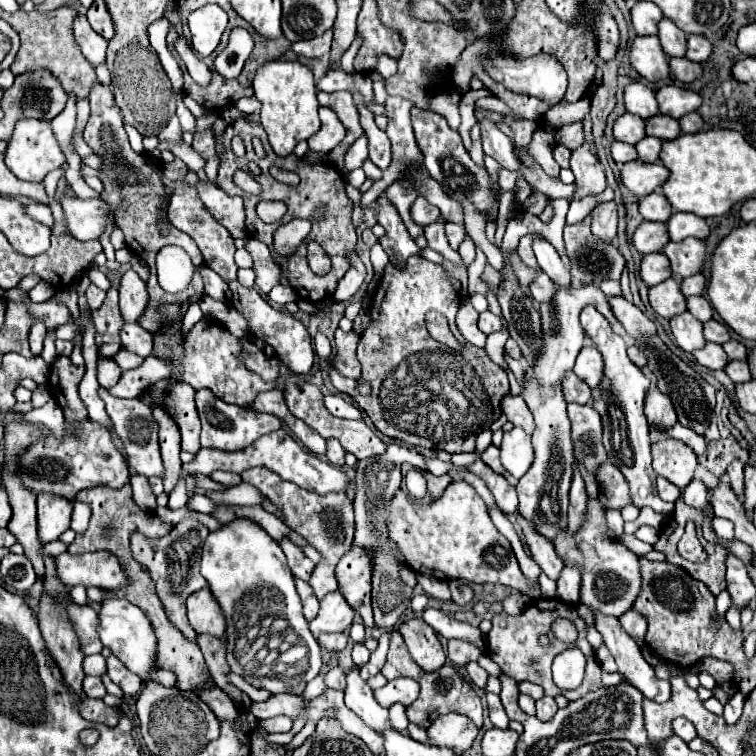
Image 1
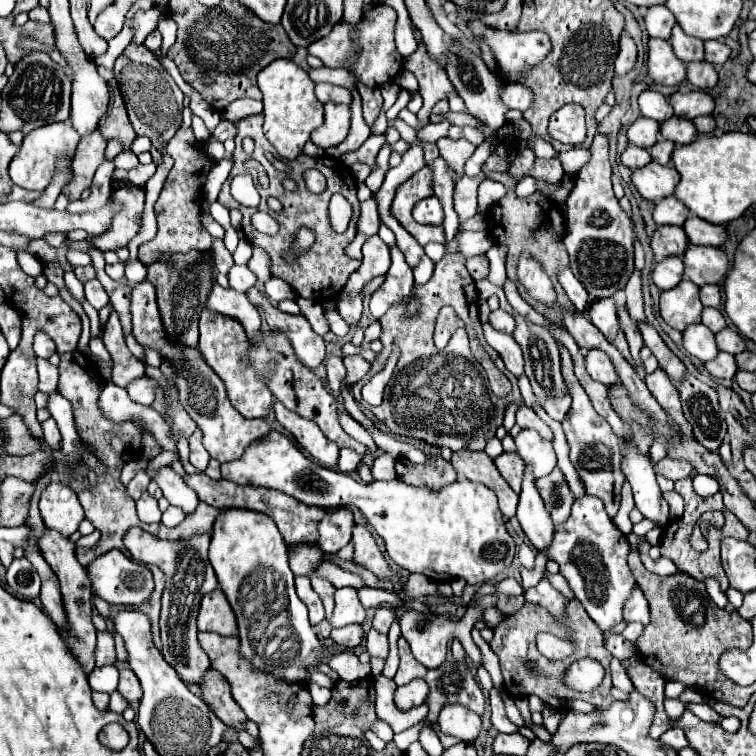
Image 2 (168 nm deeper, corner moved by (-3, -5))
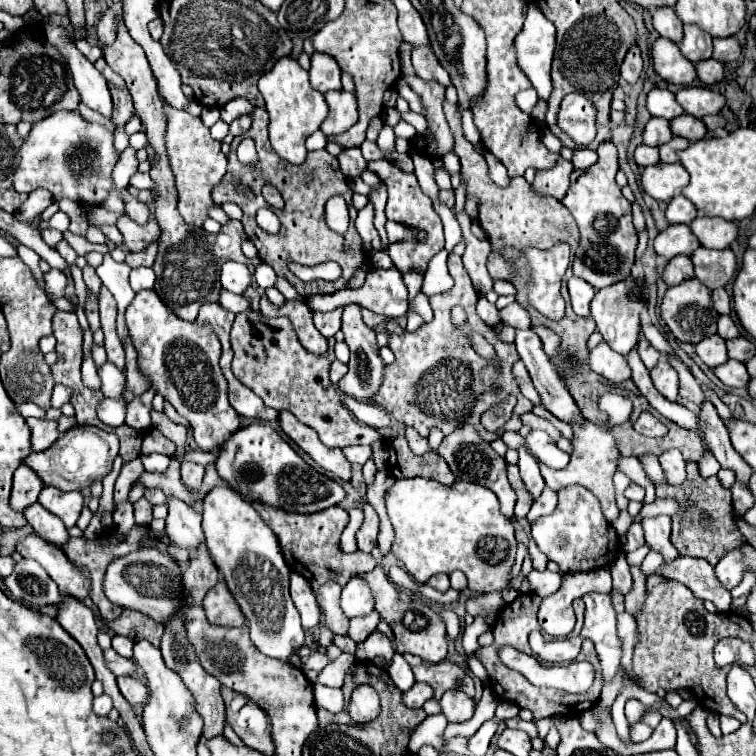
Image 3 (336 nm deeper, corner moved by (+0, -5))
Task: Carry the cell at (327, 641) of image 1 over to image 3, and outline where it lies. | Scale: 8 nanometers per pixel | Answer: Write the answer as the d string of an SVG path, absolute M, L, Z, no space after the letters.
M372 610L368 616L352 618L350 620L350 638L354 642L364 642L376 630L378 622L380 622L380 614L376 610Z

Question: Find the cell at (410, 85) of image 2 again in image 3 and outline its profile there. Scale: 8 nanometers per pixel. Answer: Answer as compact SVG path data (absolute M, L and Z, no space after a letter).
M418 46L412 50L412 64L416 68L416 74L424 80L436 80L442 86L450 86L450 76L440 68L440 62L436 60L430 46Z

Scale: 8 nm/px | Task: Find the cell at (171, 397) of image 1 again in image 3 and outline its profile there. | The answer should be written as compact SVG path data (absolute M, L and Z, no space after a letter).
M182 464L182 482L192 488L194 492L200 492L200 484L202 484L202 478L204 478L204 466L200 464Z

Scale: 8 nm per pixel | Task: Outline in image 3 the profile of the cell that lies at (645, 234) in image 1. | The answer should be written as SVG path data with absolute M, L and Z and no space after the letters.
M674 224L668 226L666 230L662 230L656 240L654 240L654 250L660 256L666 256L668 260L678 256L678 254L686 254L692 256L692 252L700 246L700 242L696 240L696 236L692 234L690 226L686 224Z

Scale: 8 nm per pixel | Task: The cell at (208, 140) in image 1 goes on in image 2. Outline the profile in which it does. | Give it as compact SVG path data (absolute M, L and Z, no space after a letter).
M223 120L213 132L211 132L211 140L219 140L219 142L225 142L227 138L233 138L235 136L235 124L229 122L229 120Z

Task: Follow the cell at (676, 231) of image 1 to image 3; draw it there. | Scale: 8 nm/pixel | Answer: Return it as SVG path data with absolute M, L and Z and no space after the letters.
M698 216L696 220L692 220L690 228L700 240L700 244L706 248L728 248L738 236L736 222L720 220L720 218Z

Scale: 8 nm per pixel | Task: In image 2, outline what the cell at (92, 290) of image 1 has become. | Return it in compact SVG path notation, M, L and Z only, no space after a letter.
M89 280L85 284L85 296L87 296L87 302L95 308L95 310L101 310L103 306L109 304L109 296L107 292L103 290L103 286L99 284L99 280Z

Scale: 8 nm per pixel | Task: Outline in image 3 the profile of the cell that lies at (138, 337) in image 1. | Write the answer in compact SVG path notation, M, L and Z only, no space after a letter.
M148 390L140 396L136 396L132 402L128 402L128 408L126 408L126 424L138 432L144 432L152 426L150 422L150 412L152 412L152 398L154 398L154 392Z

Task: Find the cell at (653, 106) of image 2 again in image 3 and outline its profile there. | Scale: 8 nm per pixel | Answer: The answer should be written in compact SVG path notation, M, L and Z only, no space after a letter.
M654 88L648 94L648 110L652 116L660 116L666 120L672 120L684 112L676 102L676 96L670 90L662 90L662 88Z

